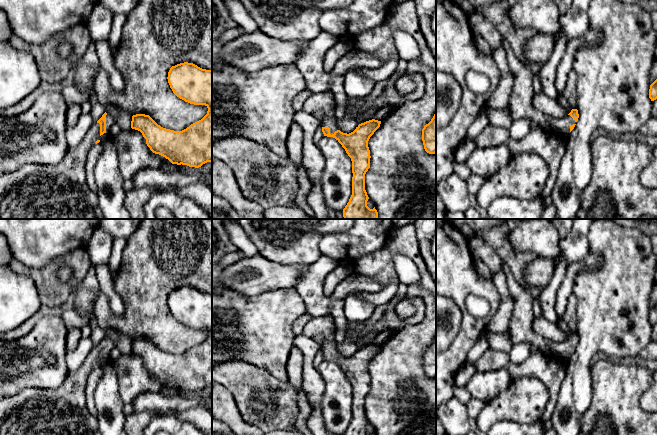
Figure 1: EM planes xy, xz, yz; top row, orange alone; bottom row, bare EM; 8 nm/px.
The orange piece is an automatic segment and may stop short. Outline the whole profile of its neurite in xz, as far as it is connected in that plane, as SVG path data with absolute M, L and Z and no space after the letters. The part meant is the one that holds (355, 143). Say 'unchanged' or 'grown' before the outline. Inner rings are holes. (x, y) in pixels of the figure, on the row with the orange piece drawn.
grown; M327 90L322 93L312 94L304 103L303 110L306 112L320 112L322 116L320 117L320 127L324 136L335 138L345 149L348 156L352 161L352 195L349 202L343 209L344 219L378 219L378 212L375 209L370 209L367 206L367 201L369 199L367 192L365 190L365 174L370 168L370 150L368 147L368 141L374 132L380 127L381 121L372 119L364 123L359 124L356 129L347 134L341 132L336 125L335 118L335 96L334 94Z

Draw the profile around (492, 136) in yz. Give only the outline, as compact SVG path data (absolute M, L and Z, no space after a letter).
M489 124L474 141L477 148L490 148L507 143L509 138L509 129Z

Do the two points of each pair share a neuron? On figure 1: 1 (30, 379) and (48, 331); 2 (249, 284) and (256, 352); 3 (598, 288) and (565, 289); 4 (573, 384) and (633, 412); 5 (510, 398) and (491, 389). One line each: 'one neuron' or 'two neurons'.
1: one neuron
2: two neurons
3: two neurons
4: two neurons
5: two neurons

